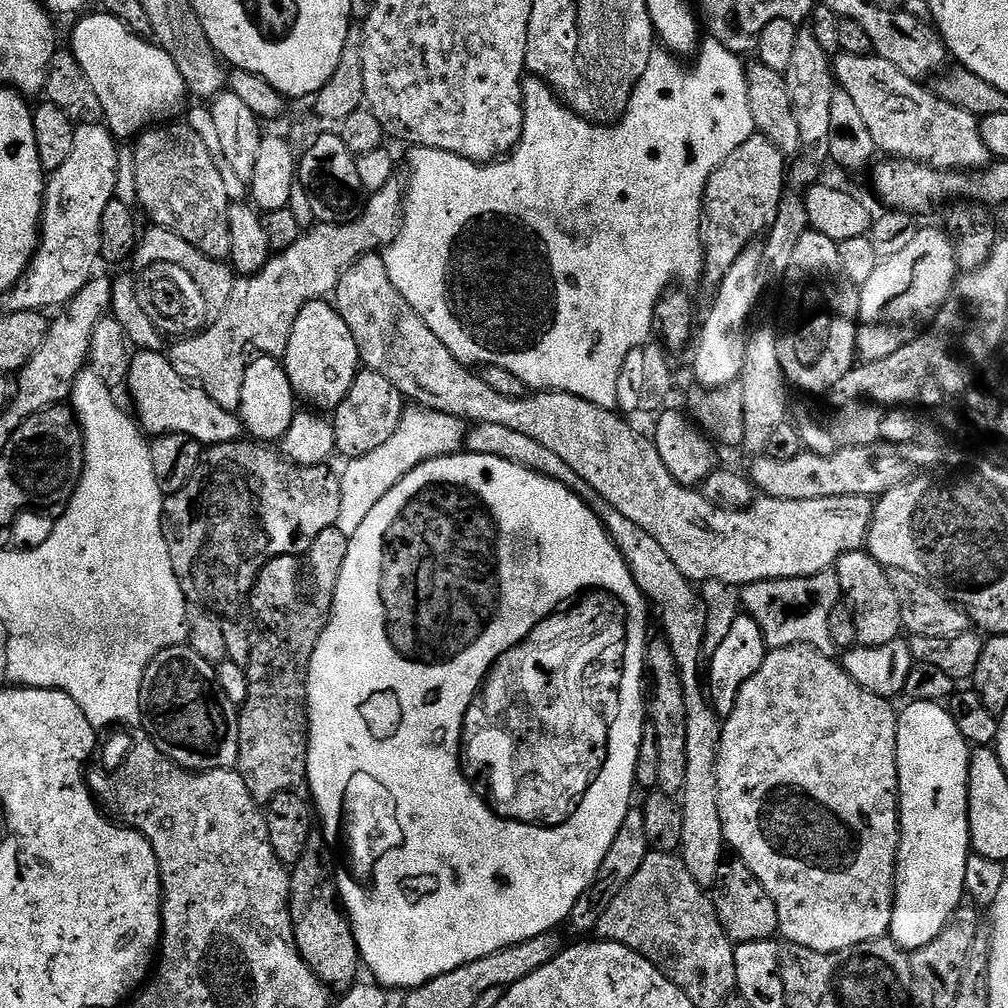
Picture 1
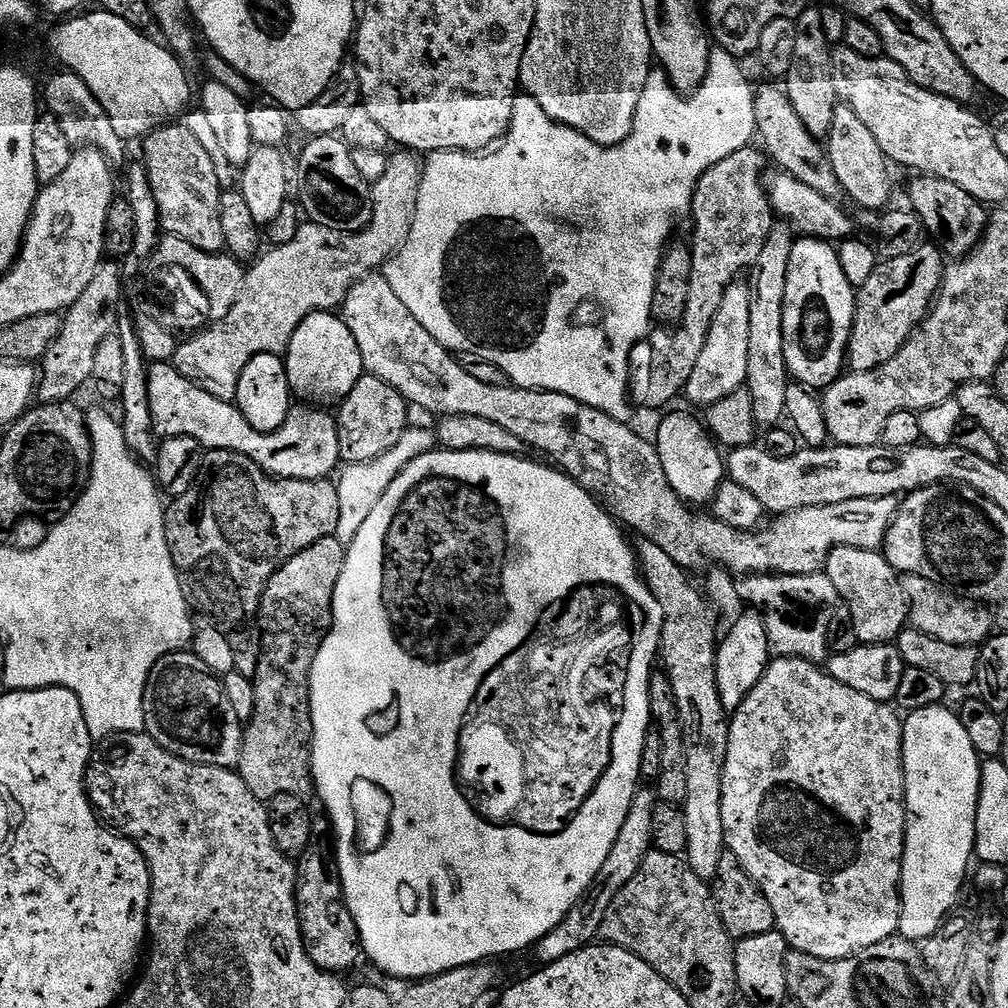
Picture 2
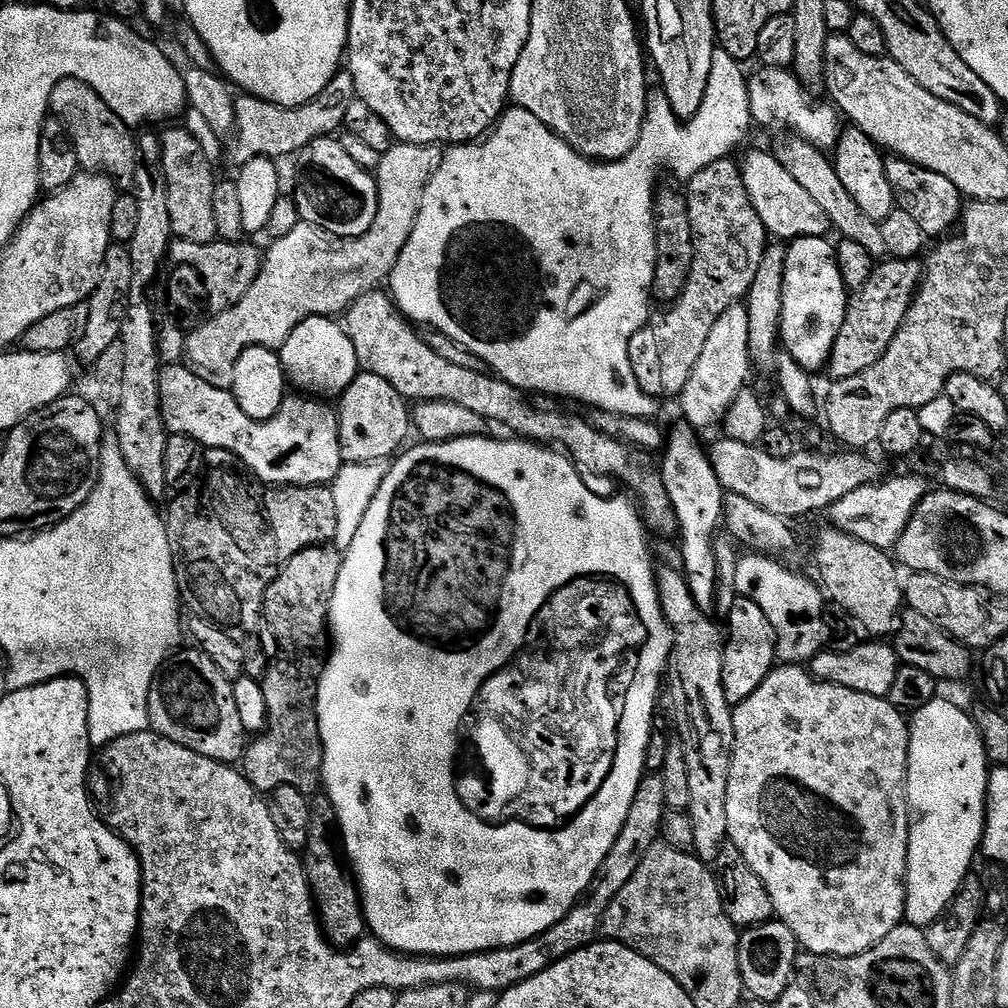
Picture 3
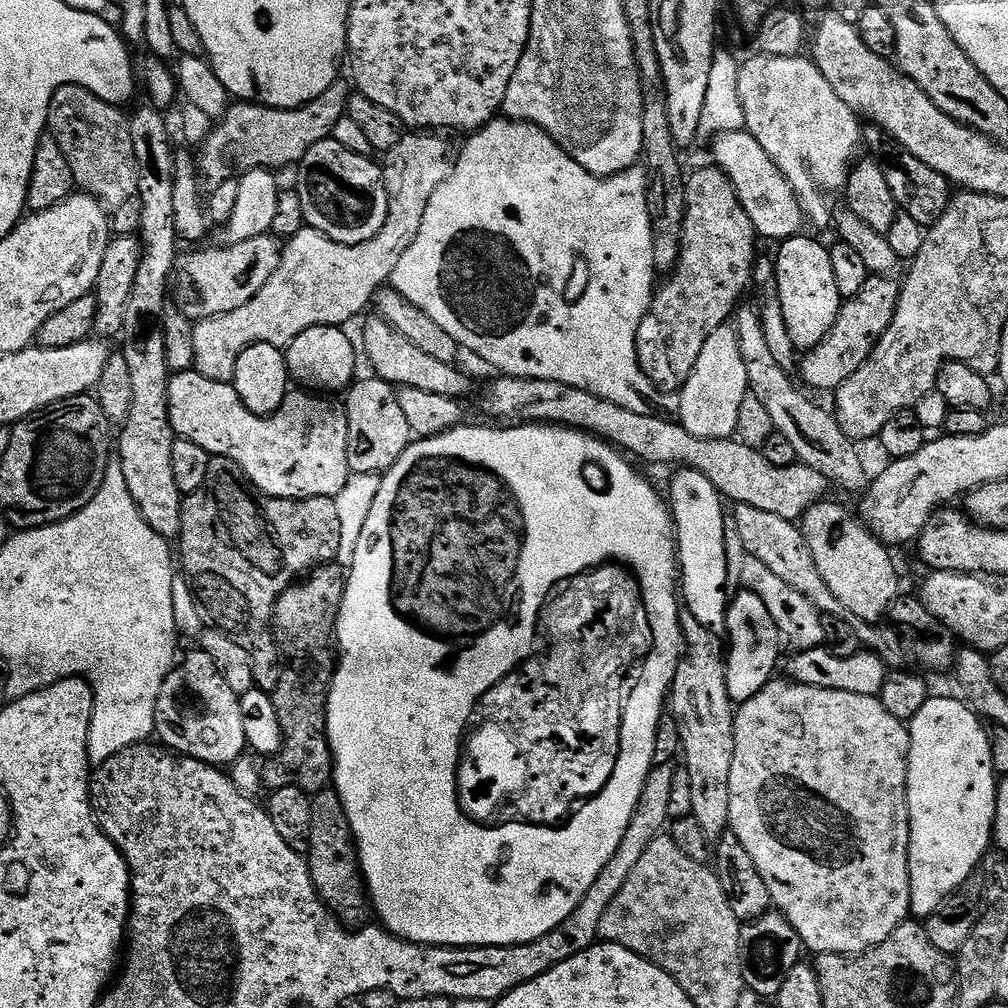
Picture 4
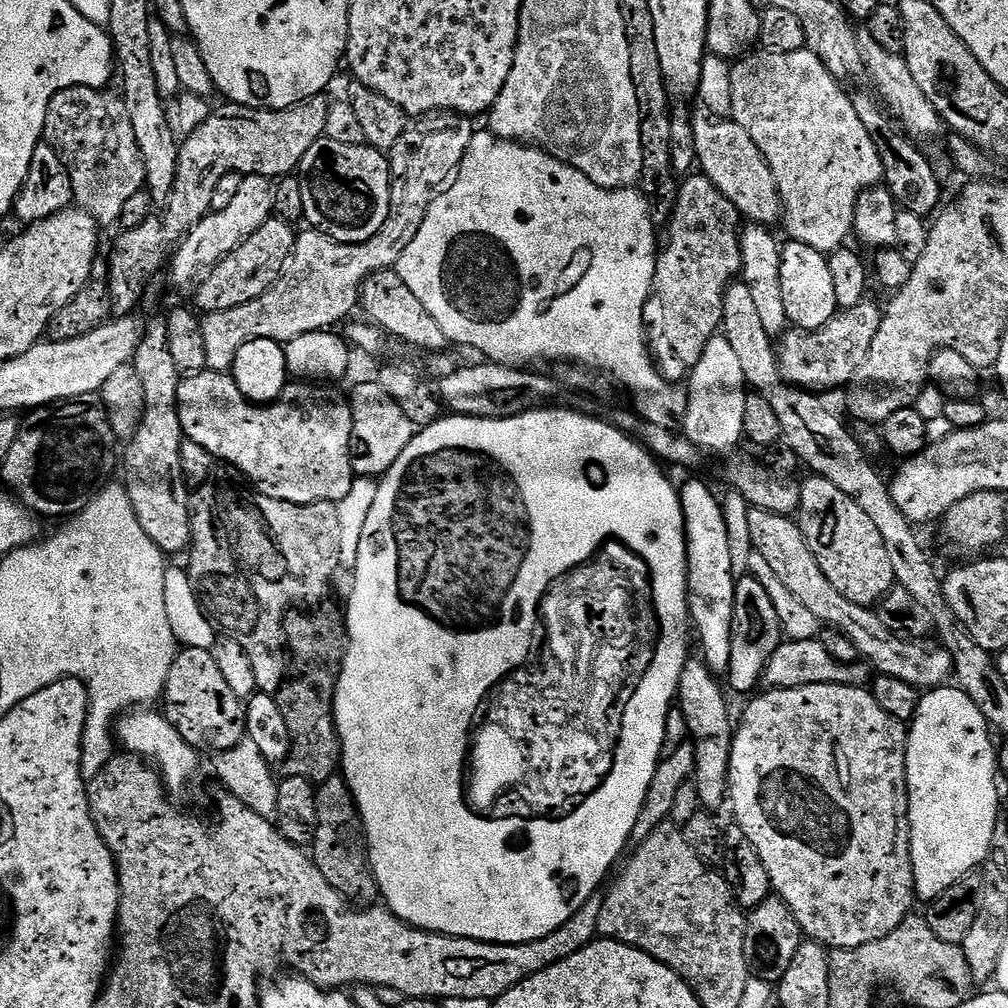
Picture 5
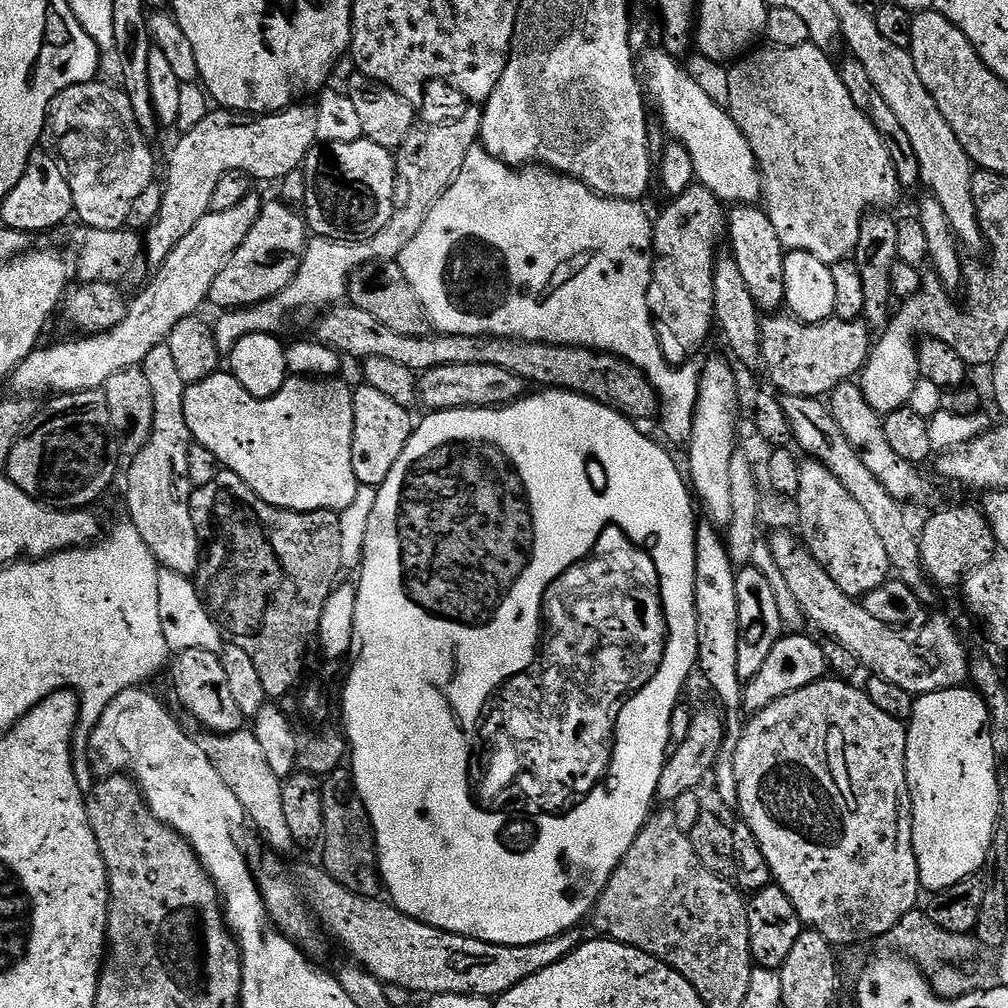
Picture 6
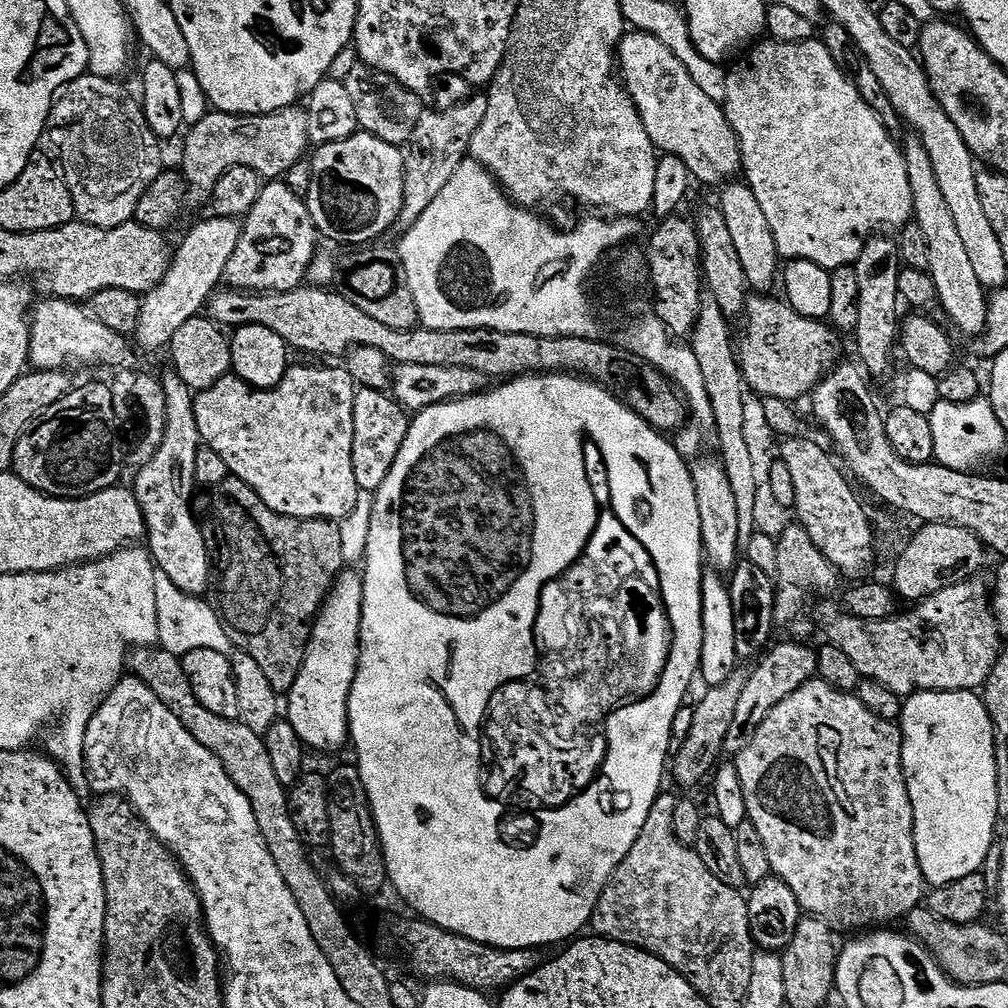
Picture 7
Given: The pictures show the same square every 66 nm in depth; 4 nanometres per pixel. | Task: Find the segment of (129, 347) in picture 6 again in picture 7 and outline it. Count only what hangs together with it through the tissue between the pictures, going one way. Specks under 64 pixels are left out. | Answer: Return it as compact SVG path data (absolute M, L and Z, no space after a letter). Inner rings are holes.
M221 216L207 219L194 225L185 234L180 249L175 249L164 281L143 297L138 326L134 333L137 345L140 343L144 348L167 349L175 332L185 322L190 322L190 318L201 315L209 307L212 293L221 287L226 265L230 263L234 250L238 250L242 224L240 220Z

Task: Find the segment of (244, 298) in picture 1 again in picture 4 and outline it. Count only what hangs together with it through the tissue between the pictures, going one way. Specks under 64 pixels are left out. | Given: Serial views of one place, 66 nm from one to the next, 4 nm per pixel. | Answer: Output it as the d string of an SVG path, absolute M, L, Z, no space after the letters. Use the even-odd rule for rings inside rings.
M405 134L398 146L383 157L384 181L388 191L386 222L374 238L361 244L334 242L326 234L307 226L298 230L283 245L278 270L270 282L238 310L230 314L204 316L195 321L194 368L211 380L231 382L238 358L250 346L269 344L284 350L306 330L314 326L348 326L355 316L365 315L364 307L375 301L376 293L391 281L394 266L410 250L426 206L434 190L446 182L452 172L454 148L440 134Z

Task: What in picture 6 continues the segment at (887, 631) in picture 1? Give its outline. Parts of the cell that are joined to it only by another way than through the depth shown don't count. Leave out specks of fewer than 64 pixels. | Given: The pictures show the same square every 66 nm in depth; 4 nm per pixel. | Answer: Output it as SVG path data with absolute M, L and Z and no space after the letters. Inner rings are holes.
M805 459L798 474L798 494L795 506L801 511L799 535L804 545L814 554L814 558L838 582L838 590L848 596L862 598L870 590L878 590L890 579L892 563L882 546L882 538L874 531L870 517L862 511L862 506L846 494L846 486L826 470L818 461Z

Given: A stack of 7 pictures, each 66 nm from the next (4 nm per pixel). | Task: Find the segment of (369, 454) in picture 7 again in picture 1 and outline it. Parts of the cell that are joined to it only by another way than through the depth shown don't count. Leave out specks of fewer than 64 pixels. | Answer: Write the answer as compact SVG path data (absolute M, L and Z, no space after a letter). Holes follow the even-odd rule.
M361 370L356 373L354 382L342 398L342 402L335 408L330 423L336 435L336 452L344 455L348 460L356 460L359 456L370 454L370 450L378 450L382 442L390 439L390 434L398 430L398 422L406 411L406 401L402 393L389 380L382 378L382 374Z

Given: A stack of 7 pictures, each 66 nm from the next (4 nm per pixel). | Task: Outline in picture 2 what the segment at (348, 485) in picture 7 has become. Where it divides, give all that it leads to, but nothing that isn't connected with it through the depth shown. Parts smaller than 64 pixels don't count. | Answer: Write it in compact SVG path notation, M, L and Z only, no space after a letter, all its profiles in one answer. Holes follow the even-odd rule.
M171 362L152 364L148 368L148 393L150 394L150 414L156 427L157 437L189 436L200 443L201 449L237 452L250 457L261 470L278 480L322 480L331 477L341 463L336 417L331 411L325 410L323 407L293 407L288 421L278 430L259 432L254 430L254 426L250 426L250 422L246 422L246 418L233 401L214 398L214 394L202 390L194 382L185 378L177 370L175 364Z

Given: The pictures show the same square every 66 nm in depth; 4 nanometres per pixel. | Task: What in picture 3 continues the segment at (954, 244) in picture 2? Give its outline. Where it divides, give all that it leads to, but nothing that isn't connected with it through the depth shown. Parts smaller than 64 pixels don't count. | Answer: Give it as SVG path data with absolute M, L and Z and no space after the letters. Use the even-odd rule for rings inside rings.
M889 155L884 165L890 190L896 199L896 207L906 210L906 214L912 215L917 220L918 226L922 226L925 237L947 237L961 223L966 200L960 195L958 186L950 182L950 178L942 178L942 174L934 174L925 168L918 168L901 156Z

